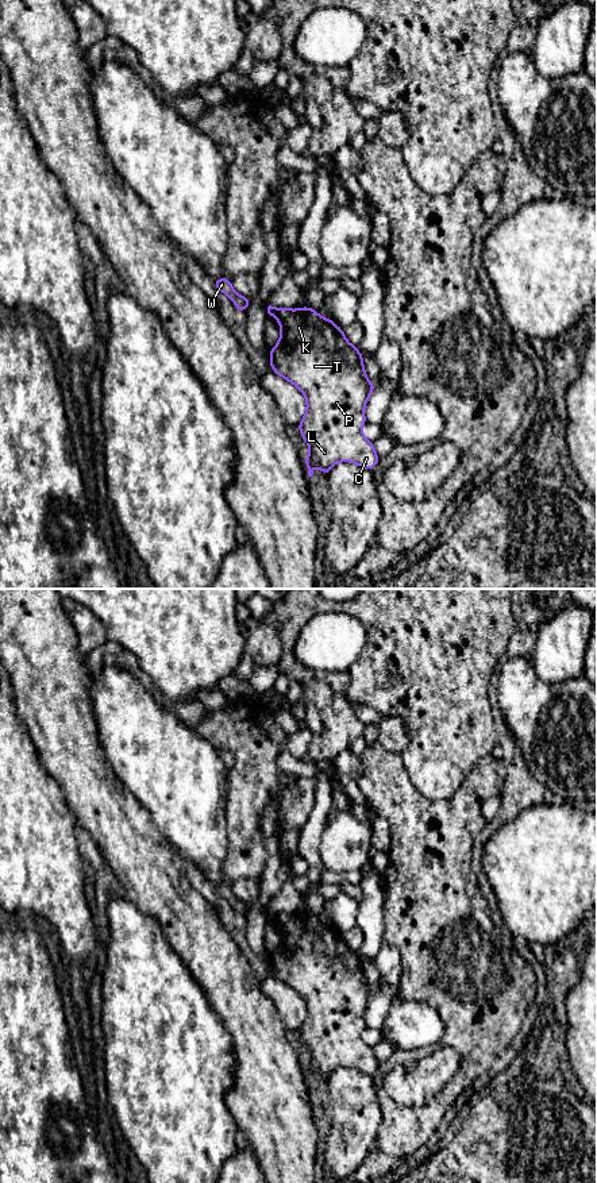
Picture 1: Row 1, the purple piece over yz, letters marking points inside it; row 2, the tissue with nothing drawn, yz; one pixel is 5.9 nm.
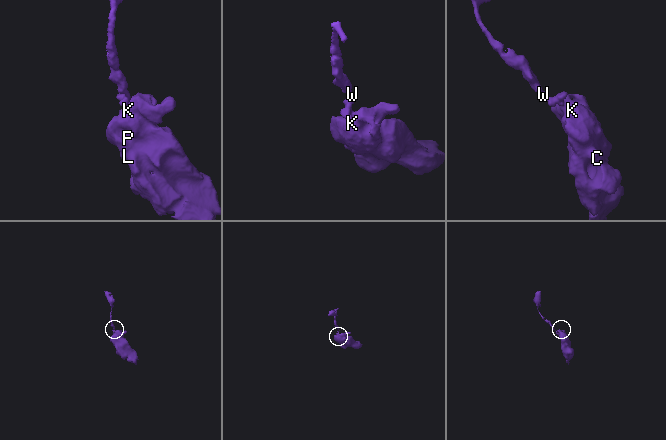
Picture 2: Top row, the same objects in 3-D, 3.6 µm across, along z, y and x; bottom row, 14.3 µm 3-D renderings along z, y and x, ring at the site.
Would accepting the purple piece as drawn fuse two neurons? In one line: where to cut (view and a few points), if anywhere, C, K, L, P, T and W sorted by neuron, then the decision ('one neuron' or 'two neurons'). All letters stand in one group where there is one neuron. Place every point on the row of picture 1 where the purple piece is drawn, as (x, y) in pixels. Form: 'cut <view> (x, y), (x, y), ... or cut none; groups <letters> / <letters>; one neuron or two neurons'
cut yz (273, 308), (274, 315); groups C K L P T / W; two neurons

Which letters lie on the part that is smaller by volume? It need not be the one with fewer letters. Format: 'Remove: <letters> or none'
Remove: W

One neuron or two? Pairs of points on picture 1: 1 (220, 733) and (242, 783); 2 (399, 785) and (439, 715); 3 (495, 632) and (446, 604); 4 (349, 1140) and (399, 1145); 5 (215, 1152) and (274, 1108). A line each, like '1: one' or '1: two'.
1: one
2: two
3: one
4: two
5: two

